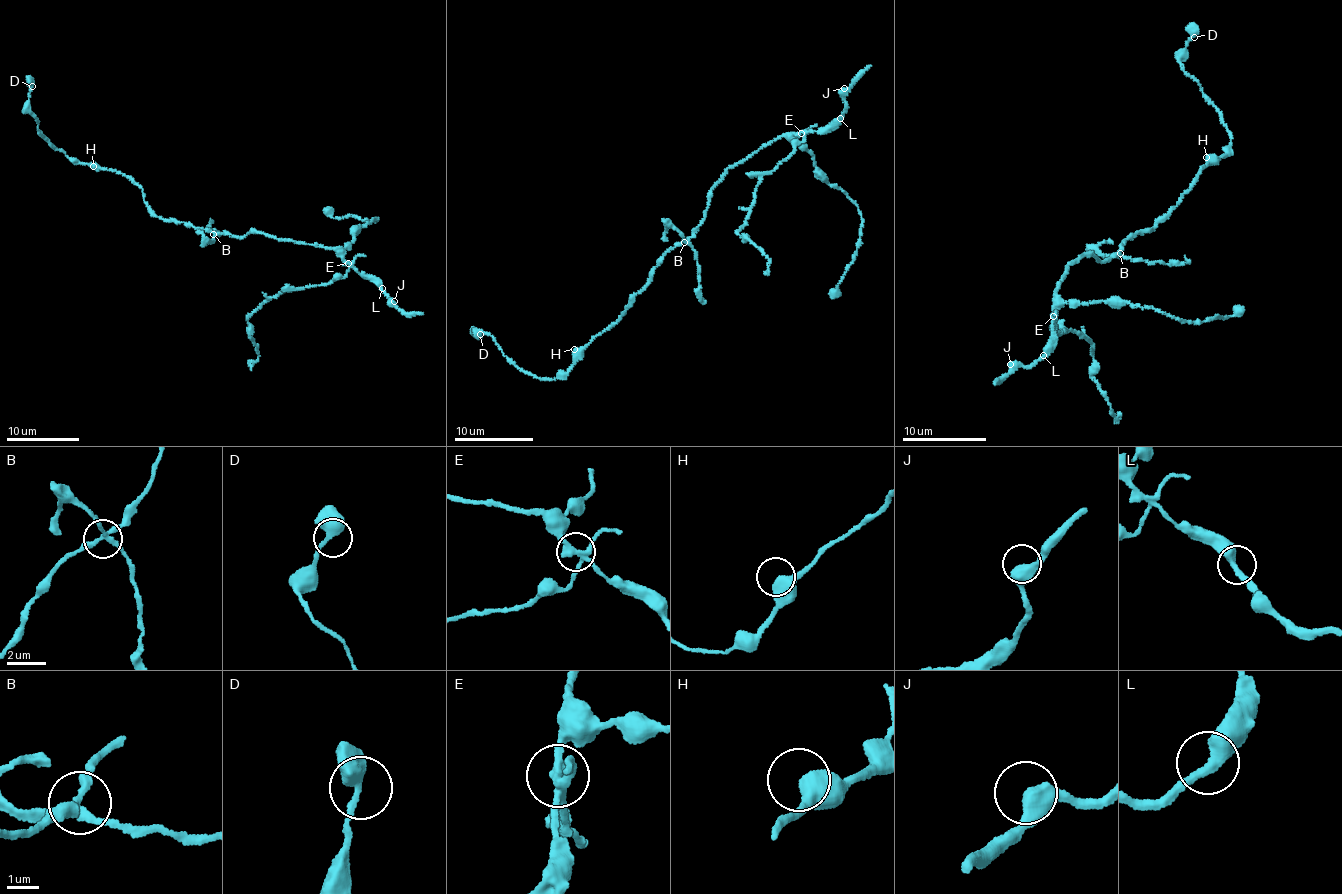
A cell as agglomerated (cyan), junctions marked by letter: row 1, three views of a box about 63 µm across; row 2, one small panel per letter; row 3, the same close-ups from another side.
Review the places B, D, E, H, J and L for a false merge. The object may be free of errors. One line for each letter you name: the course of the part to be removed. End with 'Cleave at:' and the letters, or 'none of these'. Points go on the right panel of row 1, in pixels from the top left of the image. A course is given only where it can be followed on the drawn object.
E: (1052, 316), (1055, 330), (1060, 334), (1063, 328), (1091, 344), (1092, 379), (1105, 393), (1110, 414), (1118, 423)
Cleave at: E

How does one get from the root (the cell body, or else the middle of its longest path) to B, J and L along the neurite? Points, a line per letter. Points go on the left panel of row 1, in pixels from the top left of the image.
B: (237, 236), (213, 234)
J: (237, 236), (256, 232), (331, 247), (373, 282), (392, 303), (394, 301)
L: (237, 236), (256, 232), (331, 247), (382, 288)

